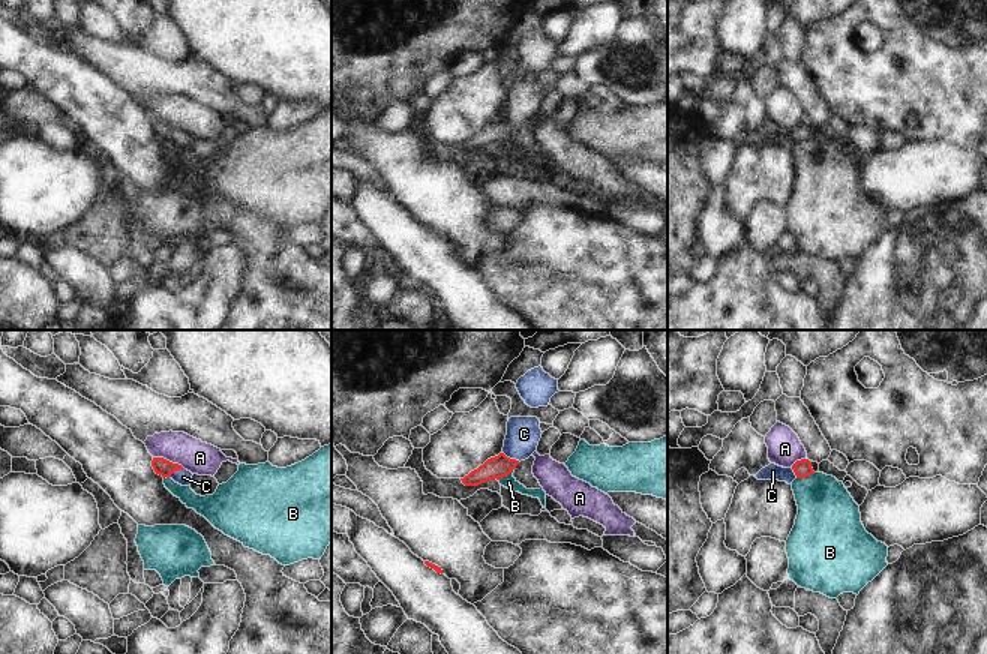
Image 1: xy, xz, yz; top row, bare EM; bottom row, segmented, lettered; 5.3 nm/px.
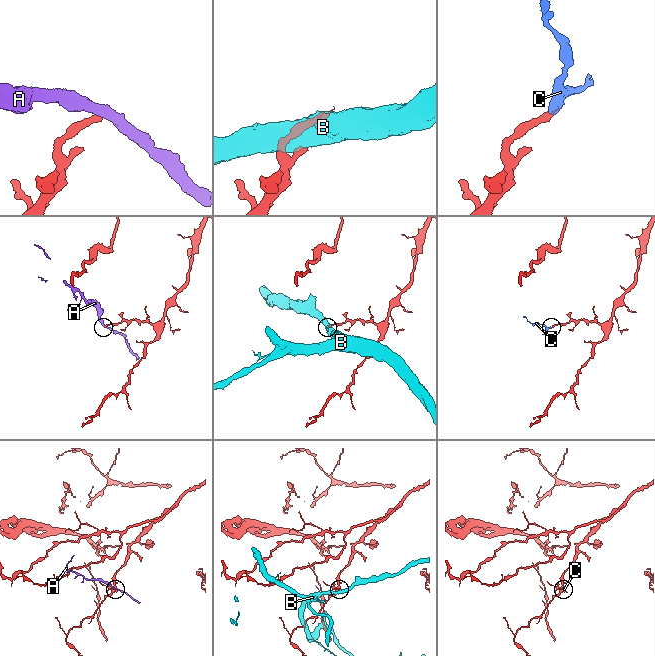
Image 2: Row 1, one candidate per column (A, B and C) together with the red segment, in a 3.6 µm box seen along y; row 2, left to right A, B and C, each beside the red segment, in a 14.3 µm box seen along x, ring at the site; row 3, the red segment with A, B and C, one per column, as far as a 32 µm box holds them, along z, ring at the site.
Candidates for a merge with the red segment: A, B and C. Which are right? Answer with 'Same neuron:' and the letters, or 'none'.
Same neuron: C

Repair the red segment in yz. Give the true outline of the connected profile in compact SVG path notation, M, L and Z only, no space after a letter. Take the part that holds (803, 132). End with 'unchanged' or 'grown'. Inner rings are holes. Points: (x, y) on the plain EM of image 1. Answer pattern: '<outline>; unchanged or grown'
M808 123L796 124L790 132L783 132L776 128L770 128L762 132L754 141L758 144L778 144L792 148L795 142L806 142L814 138L812 126Z; grown

